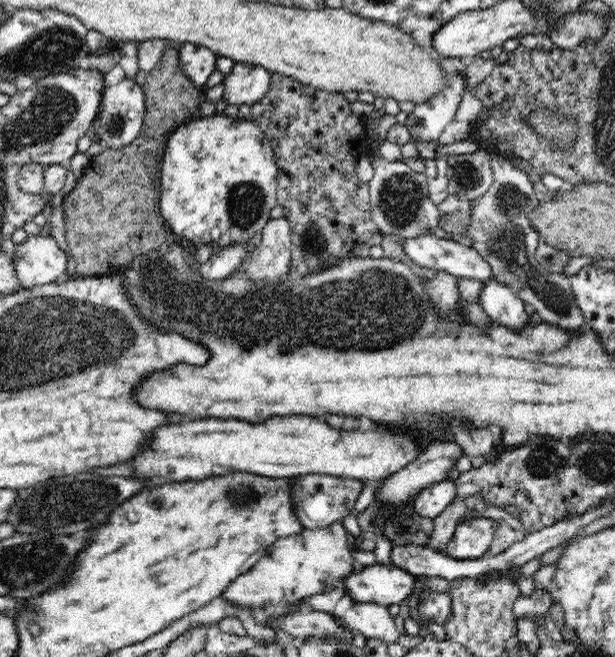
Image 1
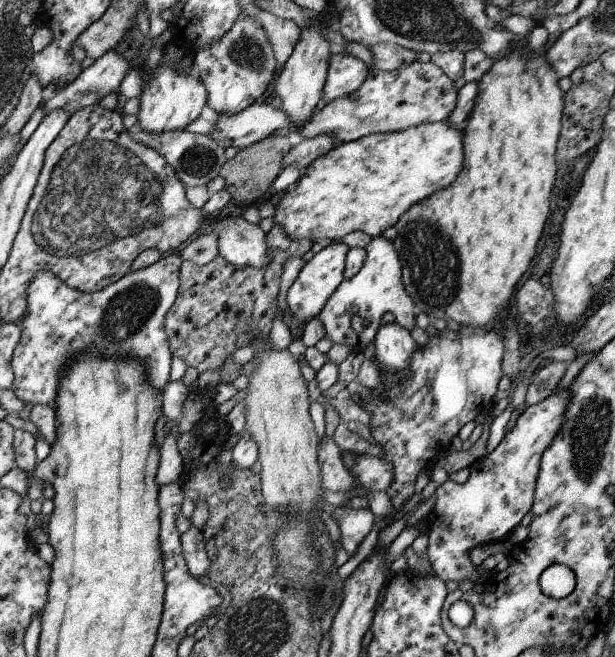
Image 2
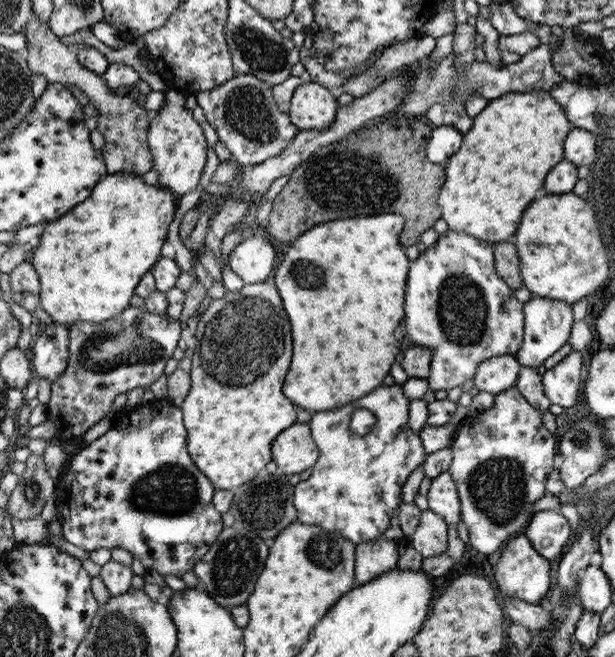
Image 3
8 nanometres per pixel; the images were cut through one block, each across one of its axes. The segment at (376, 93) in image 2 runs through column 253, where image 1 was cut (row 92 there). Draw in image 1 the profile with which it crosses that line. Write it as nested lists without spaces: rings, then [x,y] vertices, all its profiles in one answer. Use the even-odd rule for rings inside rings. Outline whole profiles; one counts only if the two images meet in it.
[[[123,79],[103,92],[102,112],[98,116],[98,130],[96,136],[109,151],[128,147],[139,135],[143,128],[146,115],[146,101],[142,87],[135,79]]]

